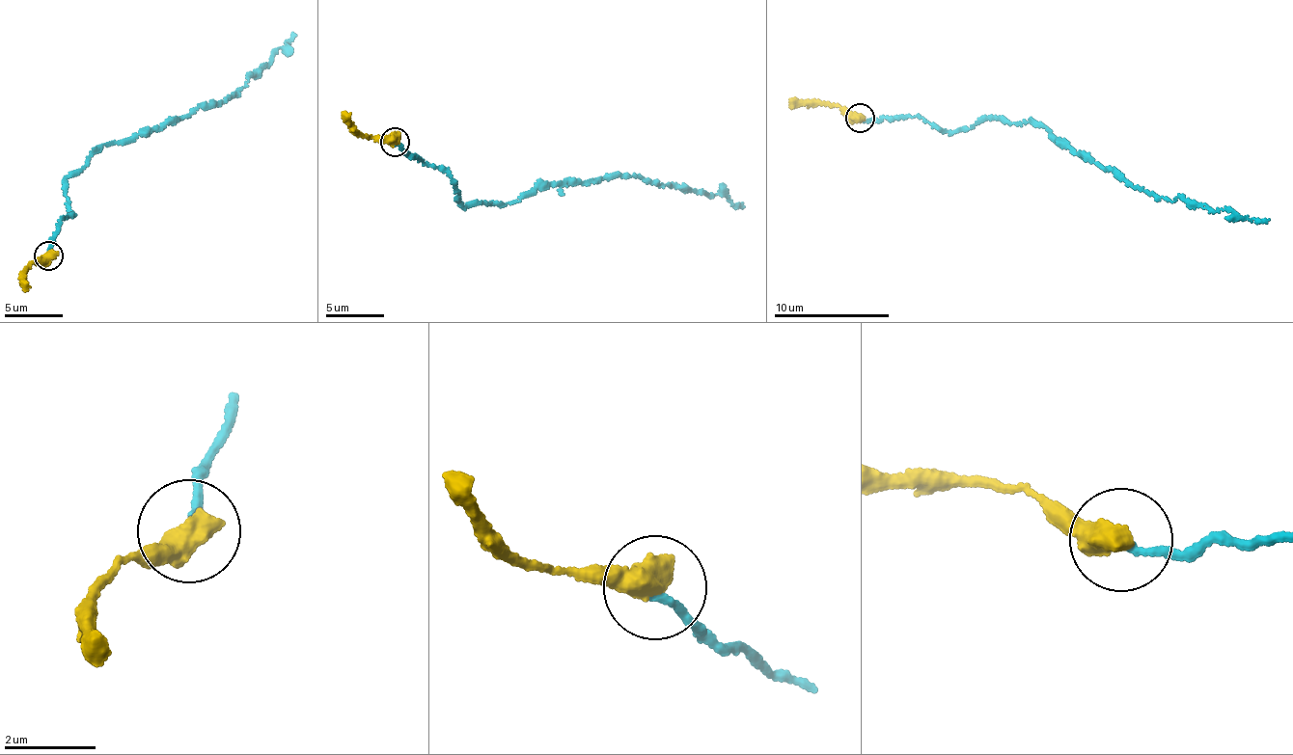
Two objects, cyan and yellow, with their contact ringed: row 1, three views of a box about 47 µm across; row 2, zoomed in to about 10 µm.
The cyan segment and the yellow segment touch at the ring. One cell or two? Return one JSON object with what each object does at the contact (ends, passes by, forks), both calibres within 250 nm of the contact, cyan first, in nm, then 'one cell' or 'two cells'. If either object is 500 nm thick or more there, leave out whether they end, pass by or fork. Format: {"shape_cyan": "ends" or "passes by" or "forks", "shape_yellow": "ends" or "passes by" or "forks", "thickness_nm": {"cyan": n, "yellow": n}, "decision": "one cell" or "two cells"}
{"thickness_nm": {"cyan": 180, "yellow": 650}, "decision": "one cell"}

